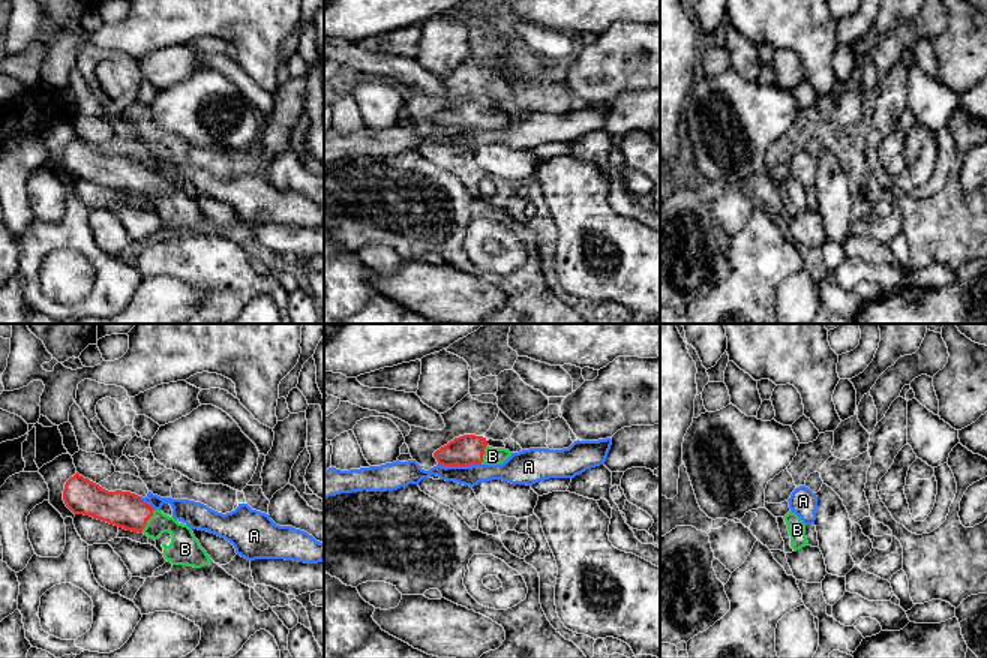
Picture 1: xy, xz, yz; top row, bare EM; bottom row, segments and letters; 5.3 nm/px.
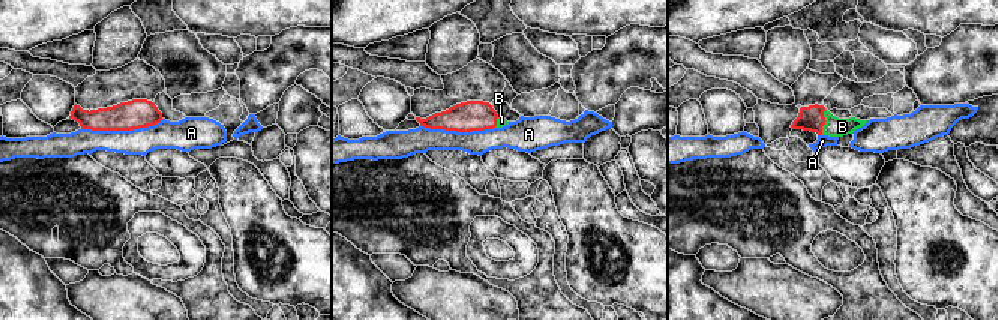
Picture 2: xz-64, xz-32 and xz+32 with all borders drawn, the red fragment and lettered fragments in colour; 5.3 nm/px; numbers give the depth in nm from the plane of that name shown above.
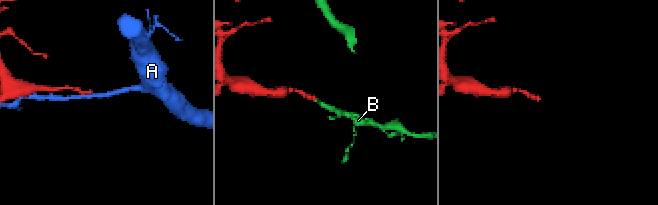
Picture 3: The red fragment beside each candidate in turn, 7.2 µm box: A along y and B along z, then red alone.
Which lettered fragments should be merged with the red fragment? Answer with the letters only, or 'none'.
B

